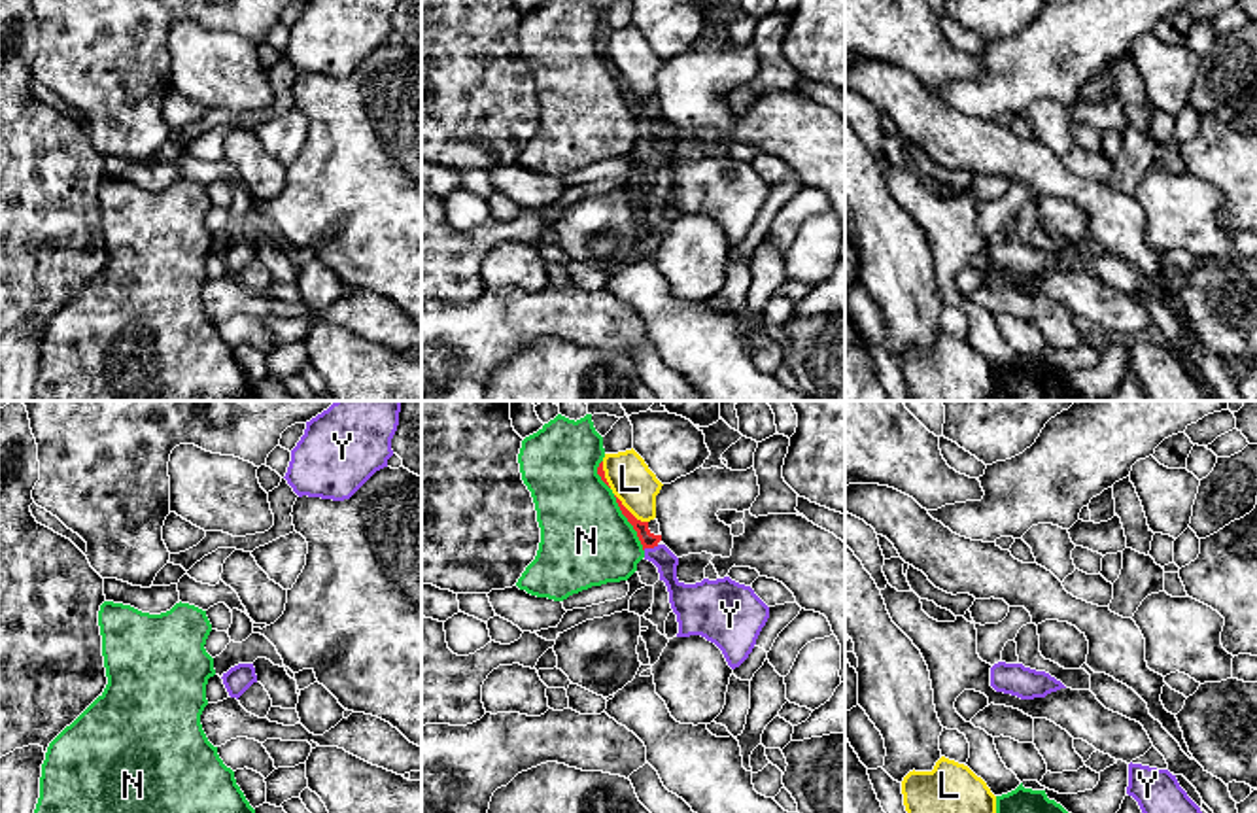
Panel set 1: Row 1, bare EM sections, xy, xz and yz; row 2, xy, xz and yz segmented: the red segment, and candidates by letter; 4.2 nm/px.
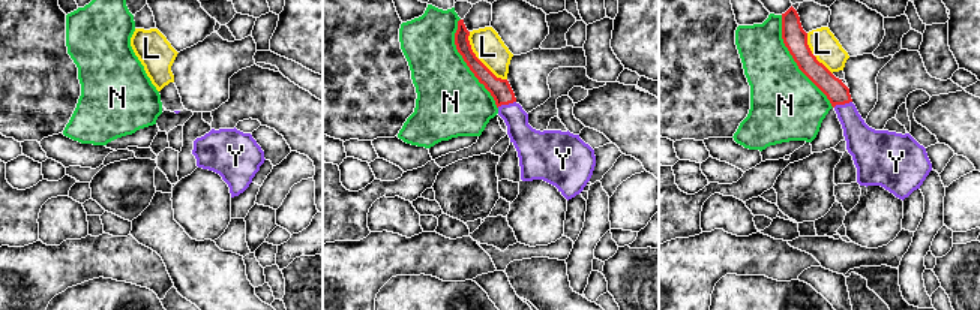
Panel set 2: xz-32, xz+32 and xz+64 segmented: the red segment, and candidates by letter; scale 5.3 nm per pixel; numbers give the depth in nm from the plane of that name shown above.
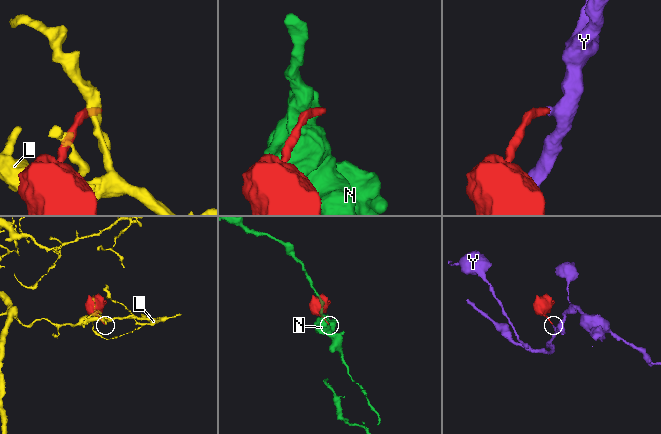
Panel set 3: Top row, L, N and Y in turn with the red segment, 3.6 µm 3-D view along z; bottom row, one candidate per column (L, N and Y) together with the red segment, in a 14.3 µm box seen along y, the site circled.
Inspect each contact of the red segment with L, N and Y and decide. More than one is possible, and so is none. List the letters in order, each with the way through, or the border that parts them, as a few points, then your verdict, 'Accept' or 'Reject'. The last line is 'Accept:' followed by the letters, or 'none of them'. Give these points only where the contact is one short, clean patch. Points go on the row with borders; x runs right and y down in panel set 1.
L: Reject
N: Reject
Y: Path across: xz (647, 539), (651, 547), (683, 596). Accept
Accept: Y

